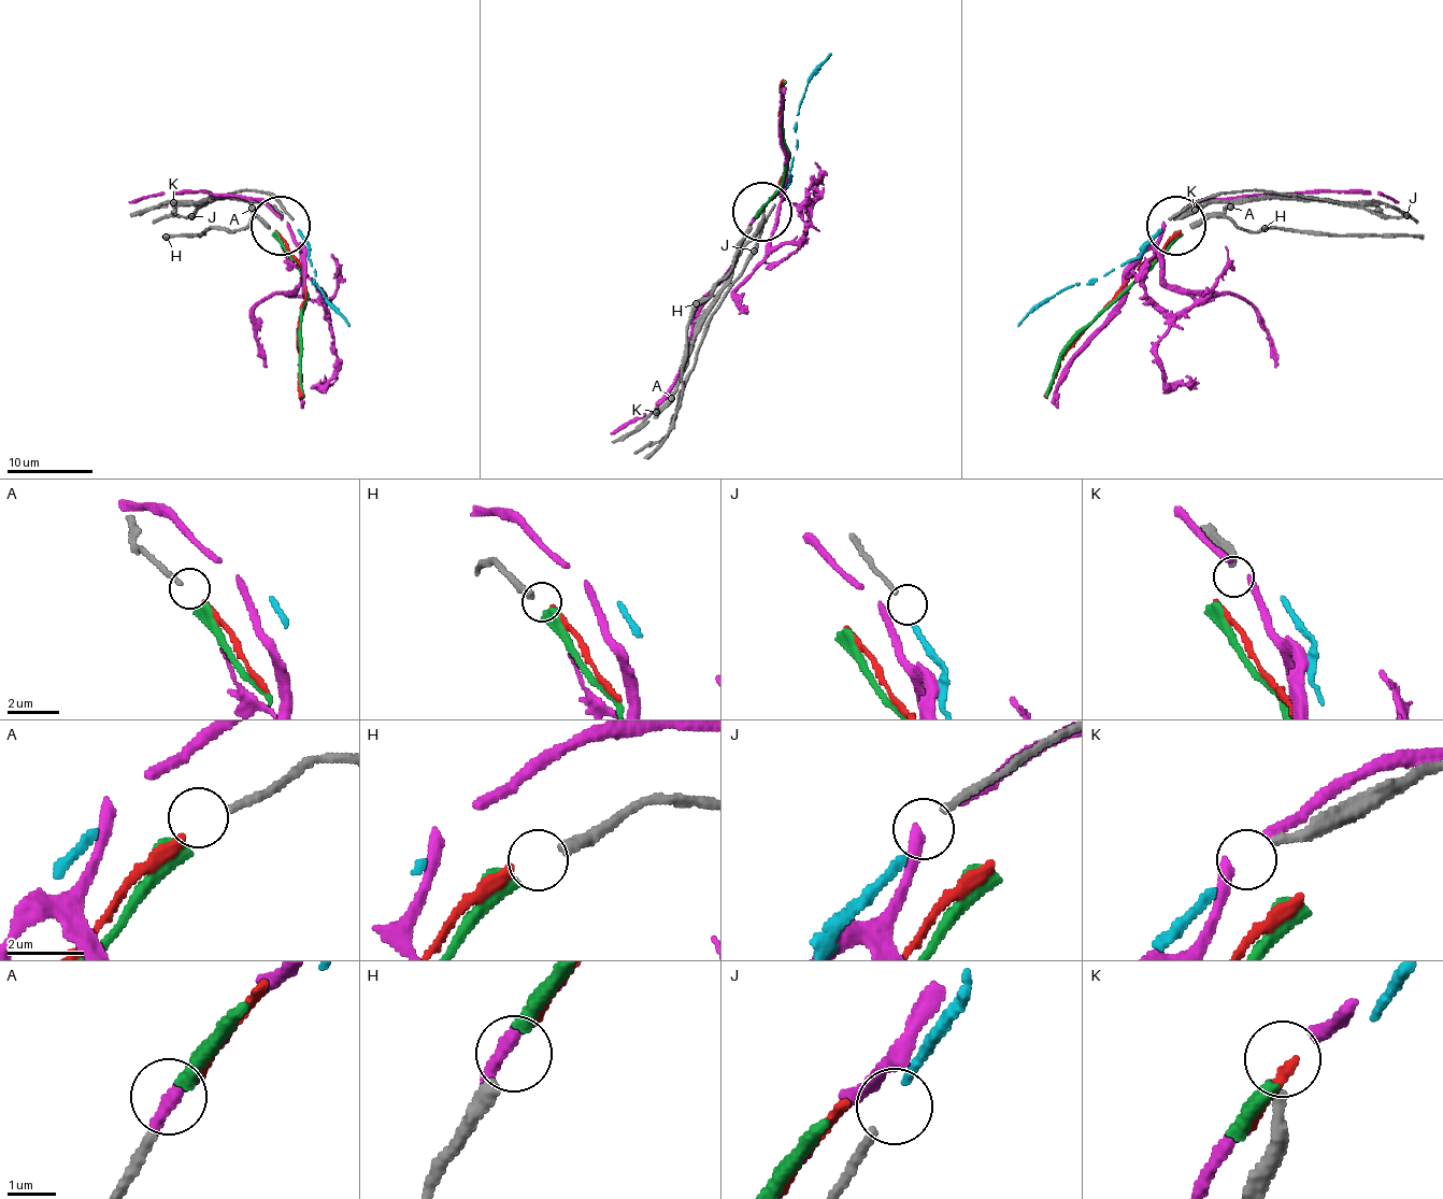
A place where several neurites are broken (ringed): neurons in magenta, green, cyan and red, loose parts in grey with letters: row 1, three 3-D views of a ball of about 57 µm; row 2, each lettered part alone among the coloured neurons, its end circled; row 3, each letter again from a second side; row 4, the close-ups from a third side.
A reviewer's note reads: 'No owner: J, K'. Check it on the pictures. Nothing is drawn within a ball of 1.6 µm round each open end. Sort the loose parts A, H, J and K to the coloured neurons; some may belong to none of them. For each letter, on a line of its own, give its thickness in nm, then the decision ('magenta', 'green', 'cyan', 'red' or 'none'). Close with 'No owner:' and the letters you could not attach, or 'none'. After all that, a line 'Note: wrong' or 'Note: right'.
A: 200 nm thick; red
H: 360 nm thick; green
J: 190 nm thick; none
K: 240 nm thick; none
No owner: J, K
Note: right

